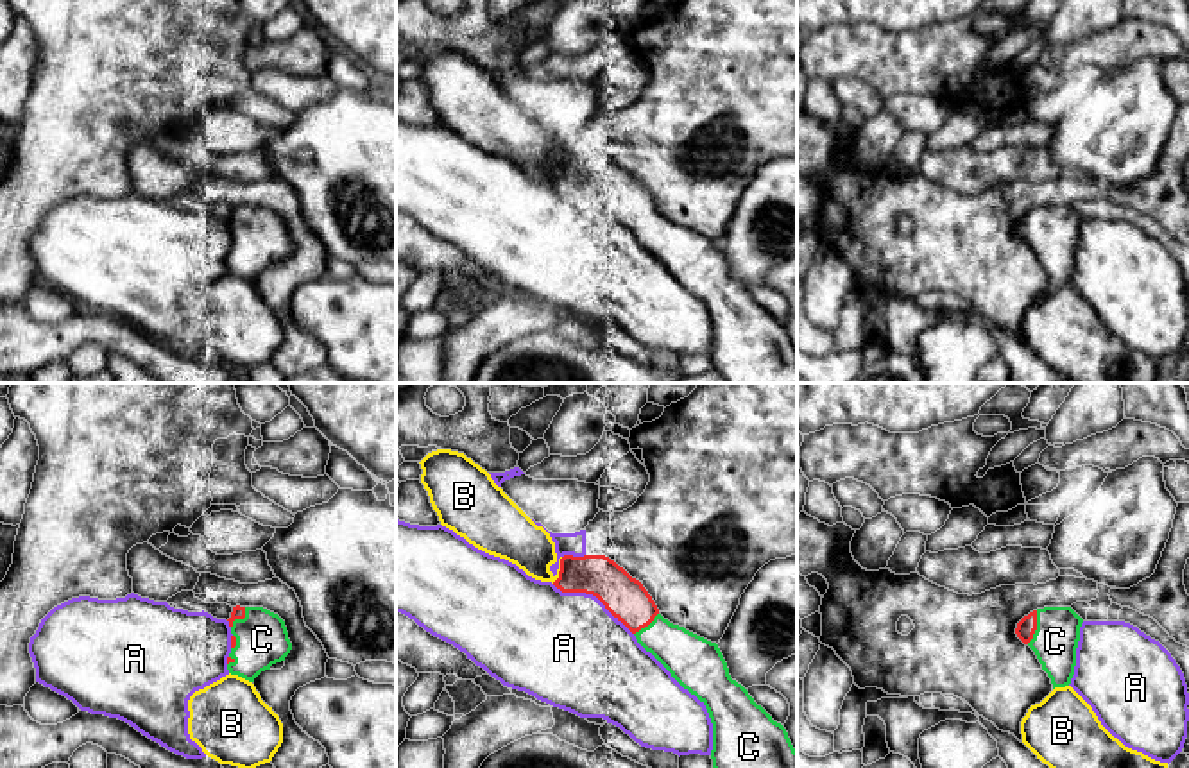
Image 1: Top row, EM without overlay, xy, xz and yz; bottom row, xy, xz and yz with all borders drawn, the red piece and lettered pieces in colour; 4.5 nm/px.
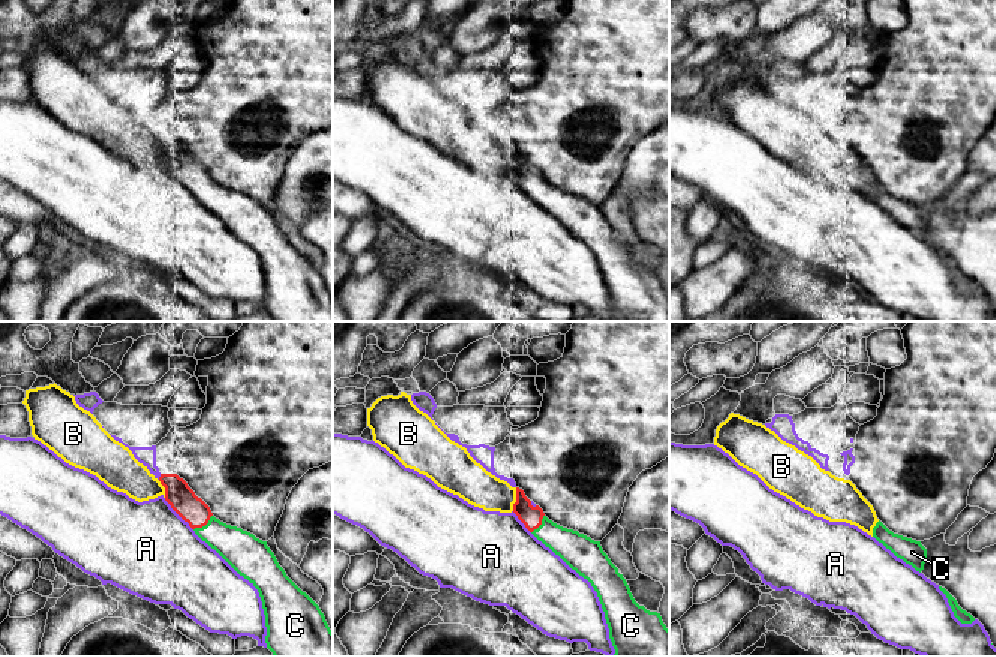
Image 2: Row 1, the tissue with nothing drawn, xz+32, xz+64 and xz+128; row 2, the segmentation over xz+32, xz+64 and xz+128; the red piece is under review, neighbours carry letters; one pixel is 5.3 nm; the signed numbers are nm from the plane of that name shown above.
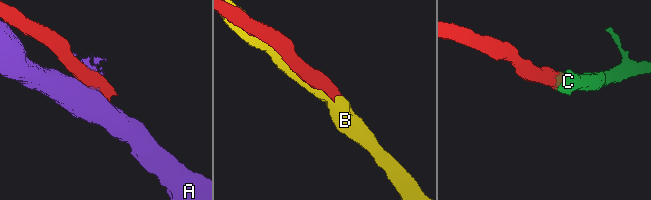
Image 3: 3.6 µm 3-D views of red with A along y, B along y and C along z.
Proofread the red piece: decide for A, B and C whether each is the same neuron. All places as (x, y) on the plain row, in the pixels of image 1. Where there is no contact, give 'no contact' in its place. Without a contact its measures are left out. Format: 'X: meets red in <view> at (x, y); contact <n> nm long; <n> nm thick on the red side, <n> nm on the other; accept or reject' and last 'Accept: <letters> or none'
A: meets red in xz at (593, 194); contact 440 nm long; 190 nm thick on the red side, 460 nm on the other; reject
B: meets red in xz at (561, 169); contact 130 nm long; 180 nm thick on the red side, 220 nm on the other; reject
C: meets red in yz at (1035, 226); contact 160 nm long; 90 nm thick on the red side, 200 nm on the other; accept
Accept: C

